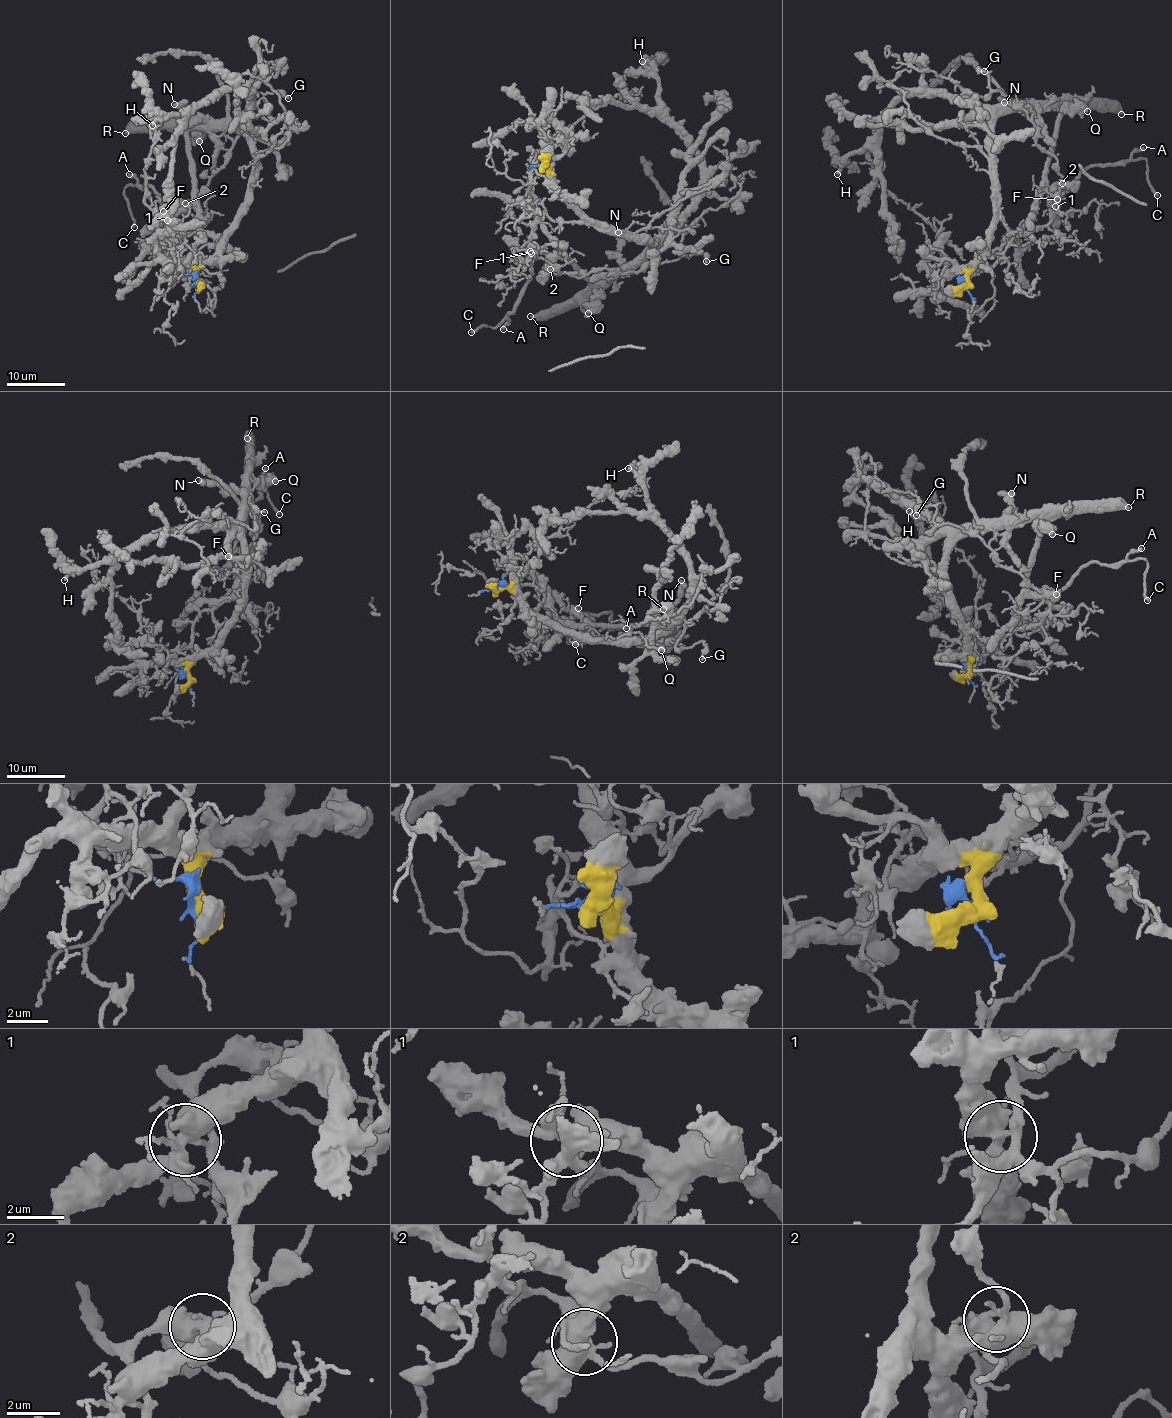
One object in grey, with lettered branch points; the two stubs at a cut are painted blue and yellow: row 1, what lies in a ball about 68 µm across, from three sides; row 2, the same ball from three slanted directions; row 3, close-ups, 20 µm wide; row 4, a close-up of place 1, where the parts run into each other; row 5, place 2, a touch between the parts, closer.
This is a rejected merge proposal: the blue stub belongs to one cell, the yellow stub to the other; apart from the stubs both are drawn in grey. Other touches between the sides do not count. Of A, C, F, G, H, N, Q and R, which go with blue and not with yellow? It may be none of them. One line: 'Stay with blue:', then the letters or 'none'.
Stay with blue: A, C, F, G

